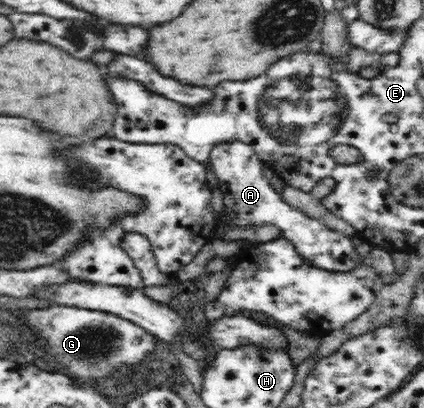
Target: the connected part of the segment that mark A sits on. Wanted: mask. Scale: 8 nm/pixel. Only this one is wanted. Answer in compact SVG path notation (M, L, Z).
M242 140L220 142L212 146L209 160L221 185L225 208L235 214L229 226L246 226L246 224L278 226L282 236L294 244L305 261L318 268L350 272L362 265L368 265L373 269L369 264L369 256L362 256L356 252L350 241L351 237L326 226L323 220L312 218L282 200L281 194L272 188L262 174L262 168L266 164L258 158L248 143Z

